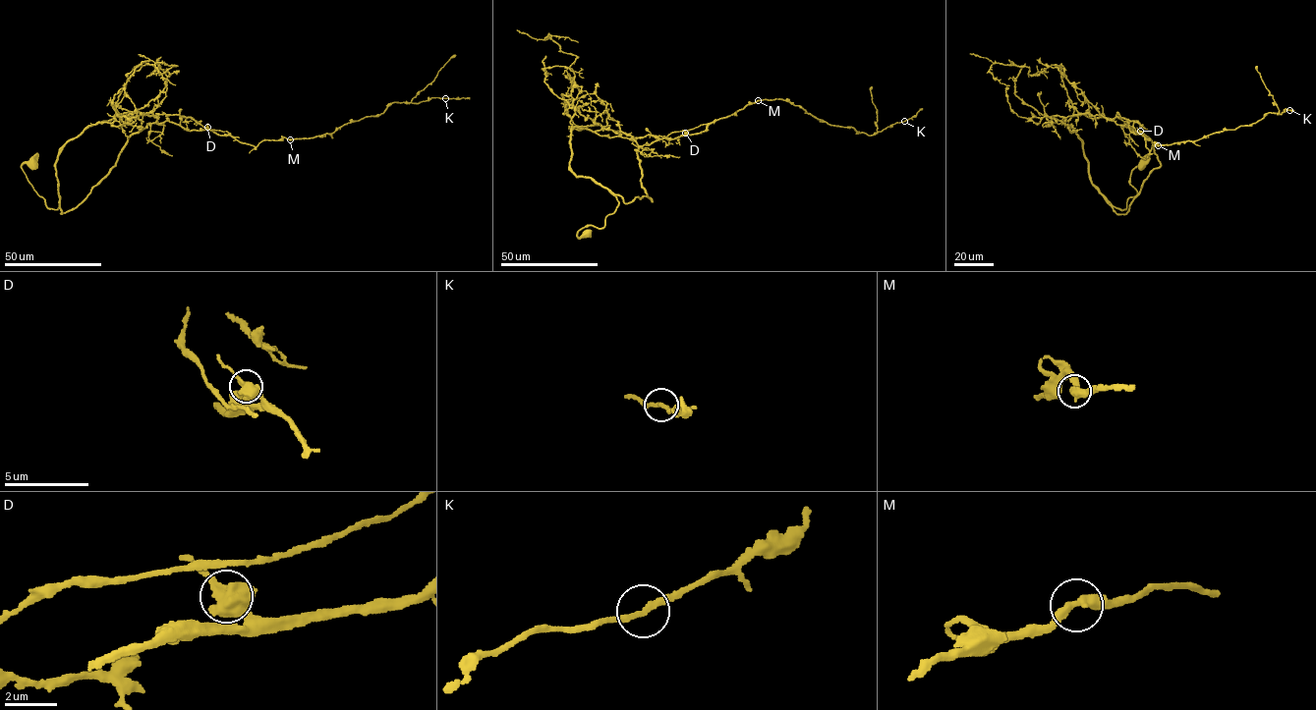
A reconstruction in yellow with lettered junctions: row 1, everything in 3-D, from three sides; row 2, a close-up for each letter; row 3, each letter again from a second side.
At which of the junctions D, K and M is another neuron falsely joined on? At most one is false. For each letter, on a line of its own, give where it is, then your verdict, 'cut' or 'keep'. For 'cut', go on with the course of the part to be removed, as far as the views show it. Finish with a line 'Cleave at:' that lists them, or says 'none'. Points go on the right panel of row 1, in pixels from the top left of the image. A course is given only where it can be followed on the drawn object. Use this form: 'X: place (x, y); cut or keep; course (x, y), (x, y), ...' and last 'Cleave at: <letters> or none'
D: place (1140, 131); keep
K: place (1289, 110); keep
M: place (1158, 145); keep
Cleave at: none

